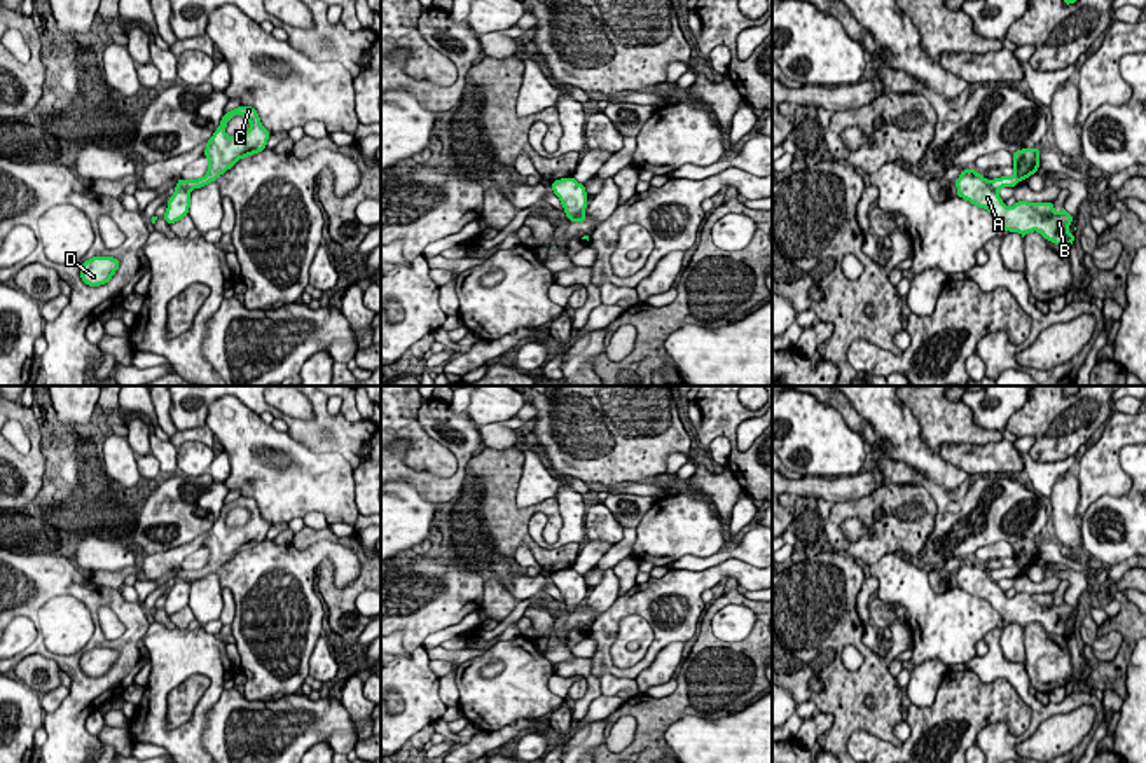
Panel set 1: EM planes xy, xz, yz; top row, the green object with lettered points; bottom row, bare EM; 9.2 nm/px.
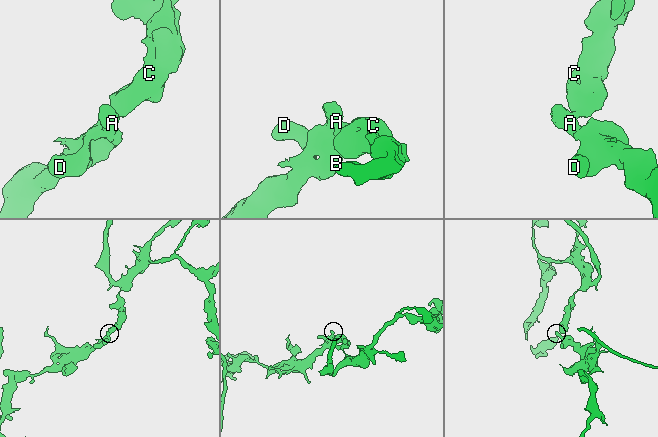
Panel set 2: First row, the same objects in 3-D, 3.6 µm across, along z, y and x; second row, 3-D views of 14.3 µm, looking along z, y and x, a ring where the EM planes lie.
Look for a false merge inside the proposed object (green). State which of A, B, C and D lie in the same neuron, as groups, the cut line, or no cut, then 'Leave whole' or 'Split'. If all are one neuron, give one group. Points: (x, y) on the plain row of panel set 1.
Groups: A B D / C. Split along xy (177, 575), (189, 582). Split

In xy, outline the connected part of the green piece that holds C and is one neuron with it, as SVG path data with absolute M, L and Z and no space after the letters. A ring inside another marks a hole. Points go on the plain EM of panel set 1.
M238 498L227 505L224 505L220 517L213 524L213 527L206 533L204 548L208 550L208 562L203 569L197 571L183 571L178 569L176 576L185 581L201 580L211 573L215 573L220 566L231 560L239 550L245 550L253 545L260 545L271 524L260 515L260 508L253 498ZM234 506L245 506L250 512L250 520L245 526L229 527L225 524L227 513Z

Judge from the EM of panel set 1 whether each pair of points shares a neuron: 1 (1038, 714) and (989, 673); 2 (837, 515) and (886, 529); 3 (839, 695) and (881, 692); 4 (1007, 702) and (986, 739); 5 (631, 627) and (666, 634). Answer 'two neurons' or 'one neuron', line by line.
1: one neuron
2: one neuron
3: one neuron
4: two neurons
5: two neurons

